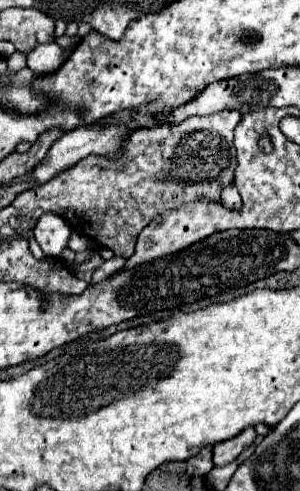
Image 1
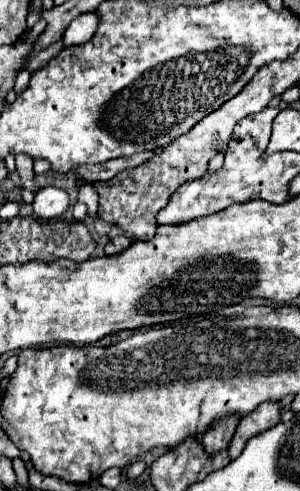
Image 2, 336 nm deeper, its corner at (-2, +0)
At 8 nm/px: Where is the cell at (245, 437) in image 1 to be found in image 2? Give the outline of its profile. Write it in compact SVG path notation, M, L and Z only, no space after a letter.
M269 401L267 405L259 405L259 409L255 409L253 413L249 413L247 417L243 417L239 421L237 431L235 431L235 435L231 439L231 445L227 449L229 457L237 459L251 437L271 429L277 423L279 423L279 403Z

